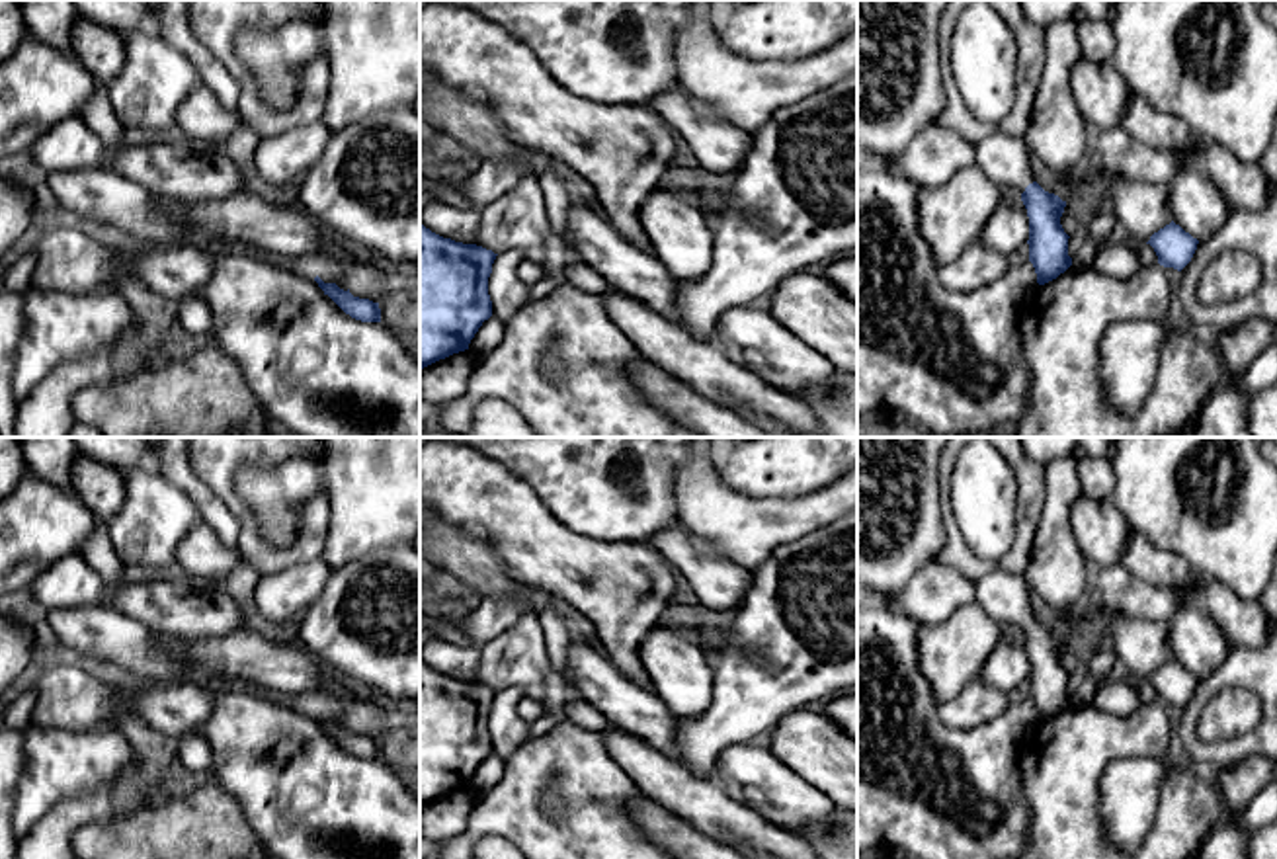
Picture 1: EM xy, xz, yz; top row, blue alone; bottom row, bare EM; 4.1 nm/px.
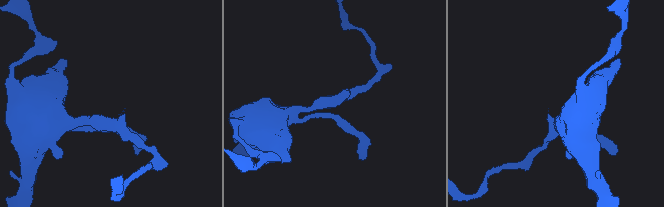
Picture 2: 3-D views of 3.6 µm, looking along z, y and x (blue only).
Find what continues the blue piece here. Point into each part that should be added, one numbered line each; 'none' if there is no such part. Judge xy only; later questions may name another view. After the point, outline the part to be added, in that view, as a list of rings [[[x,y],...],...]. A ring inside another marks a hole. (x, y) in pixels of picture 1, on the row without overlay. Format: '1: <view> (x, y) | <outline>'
none

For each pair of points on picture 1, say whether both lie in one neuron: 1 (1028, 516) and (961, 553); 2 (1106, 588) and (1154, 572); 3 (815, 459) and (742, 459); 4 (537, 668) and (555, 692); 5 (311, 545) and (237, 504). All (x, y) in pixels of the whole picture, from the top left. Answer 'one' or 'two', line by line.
1: one
2: two
3: one
4: one
5: one

